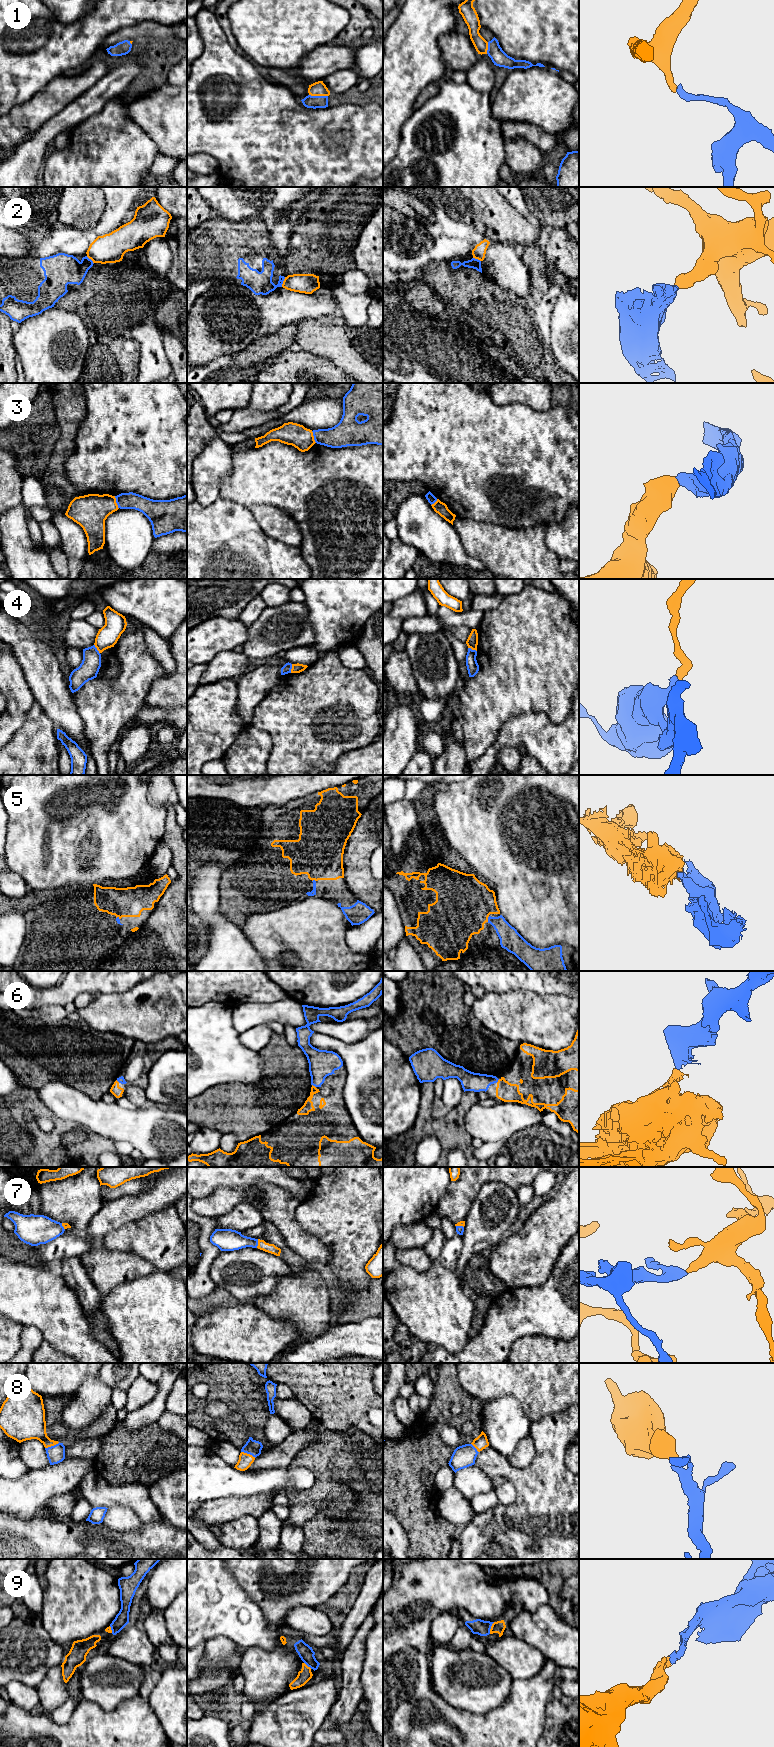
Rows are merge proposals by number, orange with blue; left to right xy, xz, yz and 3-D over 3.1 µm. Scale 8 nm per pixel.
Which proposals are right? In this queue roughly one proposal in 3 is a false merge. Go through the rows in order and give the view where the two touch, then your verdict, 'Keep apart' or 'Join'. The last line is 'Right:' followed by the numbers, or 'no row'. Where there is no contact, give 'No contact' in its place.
1: Touches orange in xz. Join
2: Touches orange in xz. Keep apart
3: Touches orange in xy. Keep apart
4: Touches orange in xy. Keep apart
5: Touches orange in yz. Join
6: Touches orange in xz. Join
7: Touches orange in xz. Join
8: Touches orange in xy. Join
9: Touches orange in yz. Join
Right: 1, 5, 6, 7, 8, 9

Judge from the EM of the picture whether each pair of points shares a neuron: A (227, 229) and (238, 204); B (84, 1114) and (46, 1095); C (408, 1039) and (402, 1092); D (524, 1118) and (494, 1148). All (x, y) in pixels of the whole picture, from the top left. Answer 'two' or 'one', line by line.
A: two
B: one
C: two
D: two

